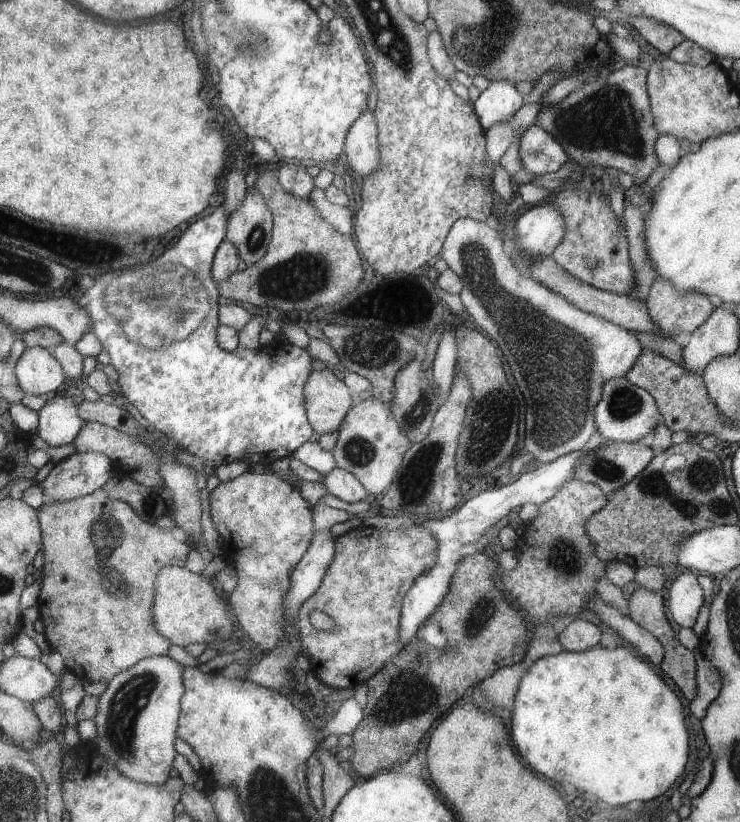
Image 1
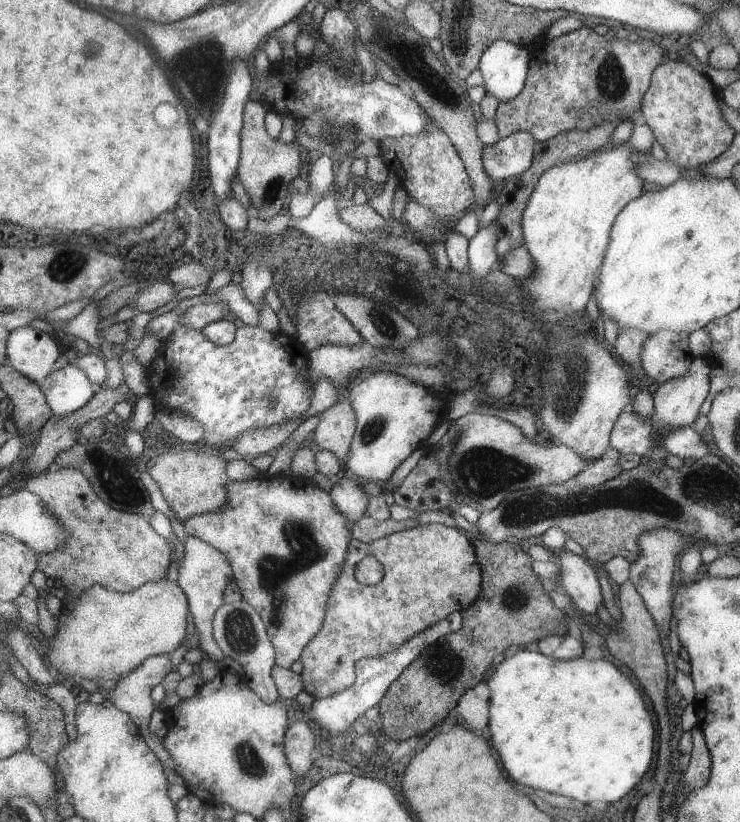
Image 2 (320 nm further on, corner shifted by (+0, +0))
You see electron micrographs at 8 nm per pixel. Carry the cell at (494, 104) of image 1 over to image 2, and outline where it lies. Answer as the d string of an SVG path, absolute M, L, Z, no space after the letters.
M498 38L490 42L482 52L478 60L478 69L482 72L484 92L487 95L494 96L498 102L513 98L521 92L526 80L526 72L529 68L530 49L522 47L508 41Z

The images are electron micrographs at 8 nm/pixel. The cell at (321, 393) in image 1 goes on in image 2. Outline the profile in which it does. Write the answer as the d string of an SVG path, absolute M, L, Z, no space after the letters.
M338 402L319 414L320 419L313 432L315 444L345 462L356 428L354 407L347 402Z

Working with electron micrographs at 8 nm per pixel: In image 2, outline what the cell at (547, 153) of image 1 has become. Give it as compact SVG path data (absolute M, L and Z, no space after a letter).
M517 132L500 139L492 145L484 145L481 162L485 174L495 185L517 177L529 168L534 156L534 138L530 134Z

